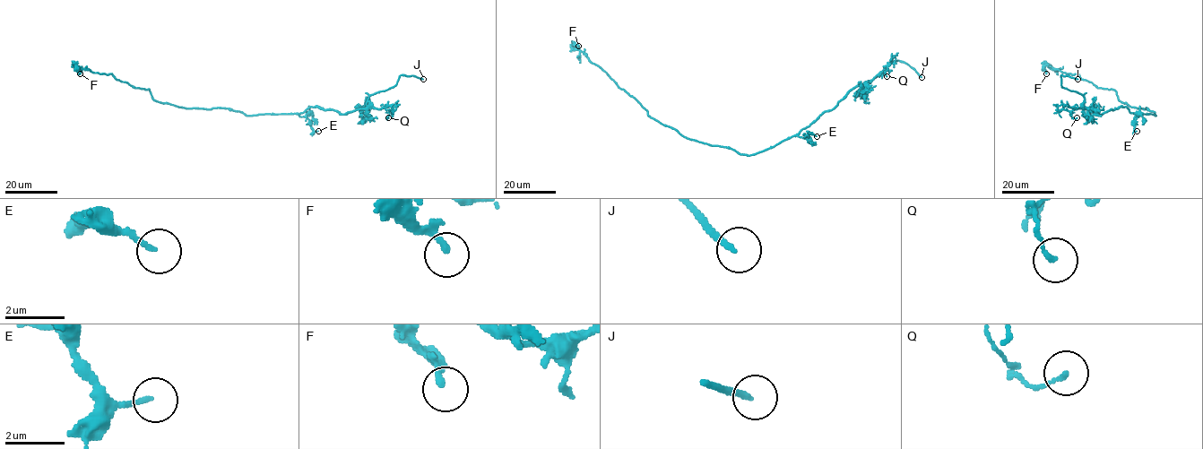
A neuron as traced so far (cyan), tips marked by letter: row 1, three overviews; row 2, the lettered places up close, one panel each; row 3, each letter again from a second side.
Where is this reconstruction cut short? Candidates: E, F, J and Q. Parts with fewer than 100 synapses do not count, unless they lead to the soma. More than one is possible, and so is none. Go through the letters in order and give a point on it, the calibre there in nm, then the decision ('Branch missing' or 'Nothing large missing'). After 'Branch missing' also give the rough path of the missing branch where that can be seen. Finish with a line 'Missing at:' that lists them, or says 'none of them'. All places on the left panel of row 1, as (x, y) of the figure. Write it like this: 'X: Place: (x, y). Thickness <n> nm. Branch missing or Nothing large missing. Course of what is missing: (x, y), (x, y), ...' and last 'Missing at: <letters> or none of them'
E: Place: (318, 131). Thickness 150 nm. Nothing large missing
F: Place: (80, 73). Thickness 190 nm. Nothing large missing
J: Place: (423, 79). Thickness 180 nm. Branch missing. Course of what is missing: (423, 79), (446, 88), (452, 95), (473, 105)
Q: Place: (388, 117). Thickness 140 nm. Nothing large missing
Missing at: J

